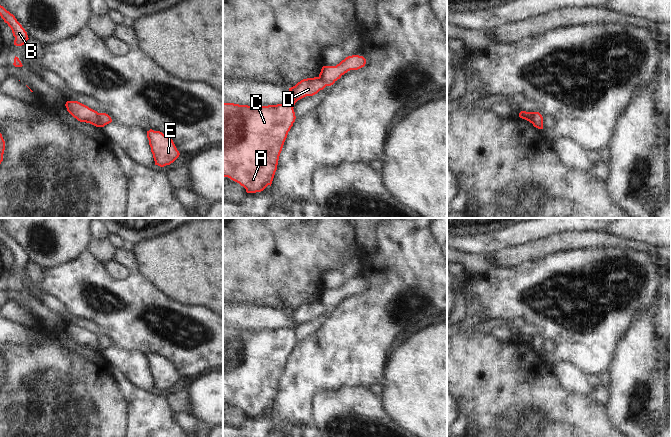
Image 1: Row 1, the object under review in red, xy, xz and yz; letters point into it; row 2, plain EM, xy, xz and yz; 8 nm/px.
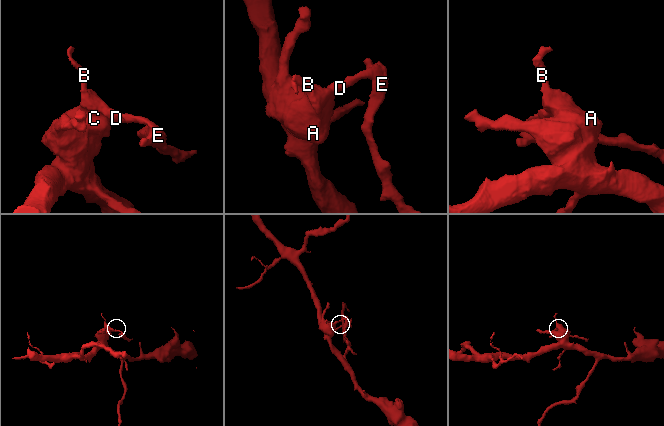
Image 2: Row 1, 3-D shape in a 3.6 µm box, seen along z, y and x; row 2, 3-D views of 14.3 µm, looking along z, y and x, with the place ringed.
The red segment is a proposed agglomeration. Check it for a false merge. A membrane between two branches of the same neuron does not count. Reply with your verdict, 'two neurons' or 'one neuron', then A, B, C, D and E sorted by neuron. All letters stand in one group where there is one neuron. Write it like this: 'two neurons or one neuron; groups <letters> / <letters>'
two neurons; groups A B C D / E

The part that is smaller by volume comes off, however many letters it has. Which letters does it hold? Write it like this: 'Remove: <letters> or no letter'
Remove: E

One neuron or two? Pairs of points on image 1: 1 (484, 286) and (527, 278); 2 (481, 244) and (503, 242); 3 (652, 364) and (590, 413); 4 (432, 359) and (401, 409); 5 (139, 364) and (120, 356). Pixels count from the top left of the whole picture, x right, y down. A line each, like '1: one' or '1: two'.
1: one
2: one
3: two
4: one
5: one

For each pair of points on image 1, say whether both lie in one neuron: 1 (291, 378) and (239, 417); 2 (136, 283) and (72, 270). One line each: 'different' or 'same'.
1: different
2: same

